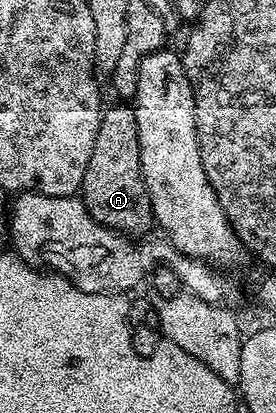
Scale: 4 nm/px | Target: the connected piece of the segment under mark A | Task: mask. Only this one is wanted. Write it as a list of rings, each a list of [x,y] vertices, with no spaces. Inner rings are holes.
[[[125,101],[118,104],[102,110],[99,133],[95,133],[95,149],[91,149],[91,161],[87,161],[87,173],[83,173],[79,198],[99,225],[121,235],[145,237],[152,232],[149,230],[154,230],[155,220],[139,157],[137,109]]]

